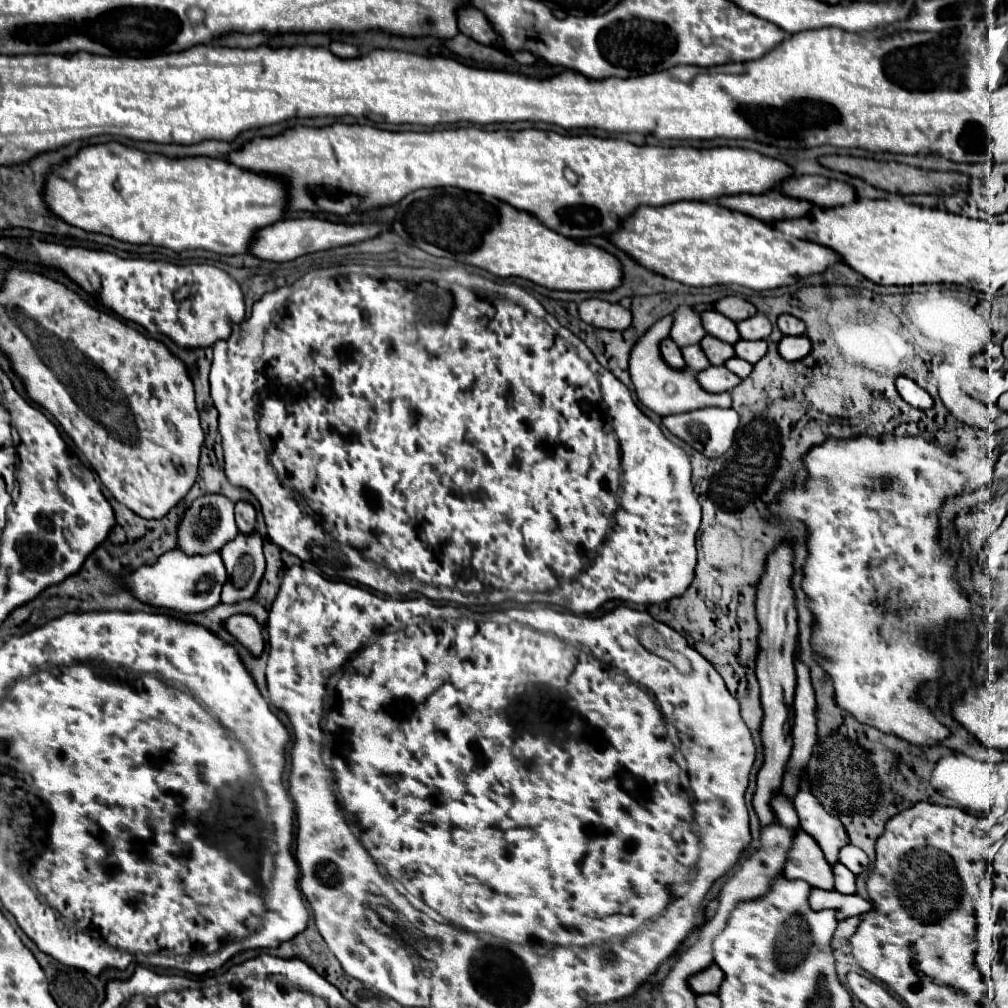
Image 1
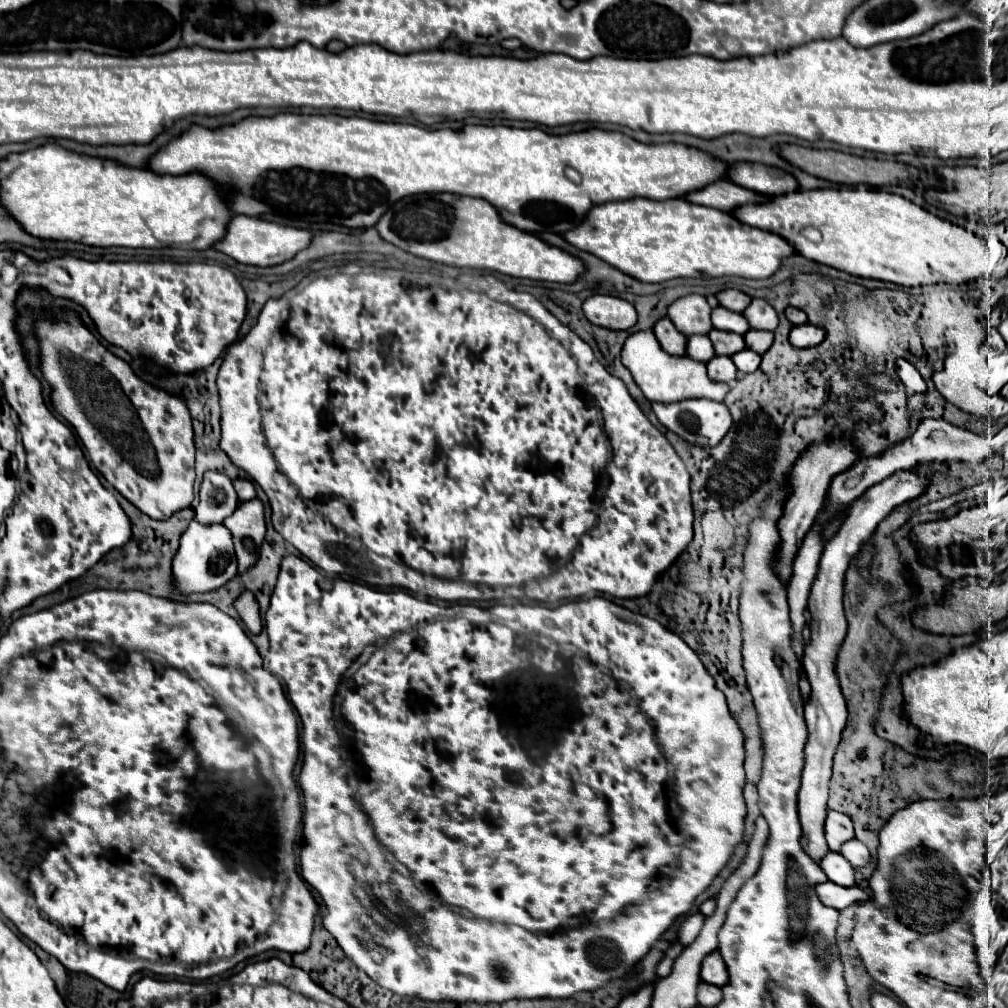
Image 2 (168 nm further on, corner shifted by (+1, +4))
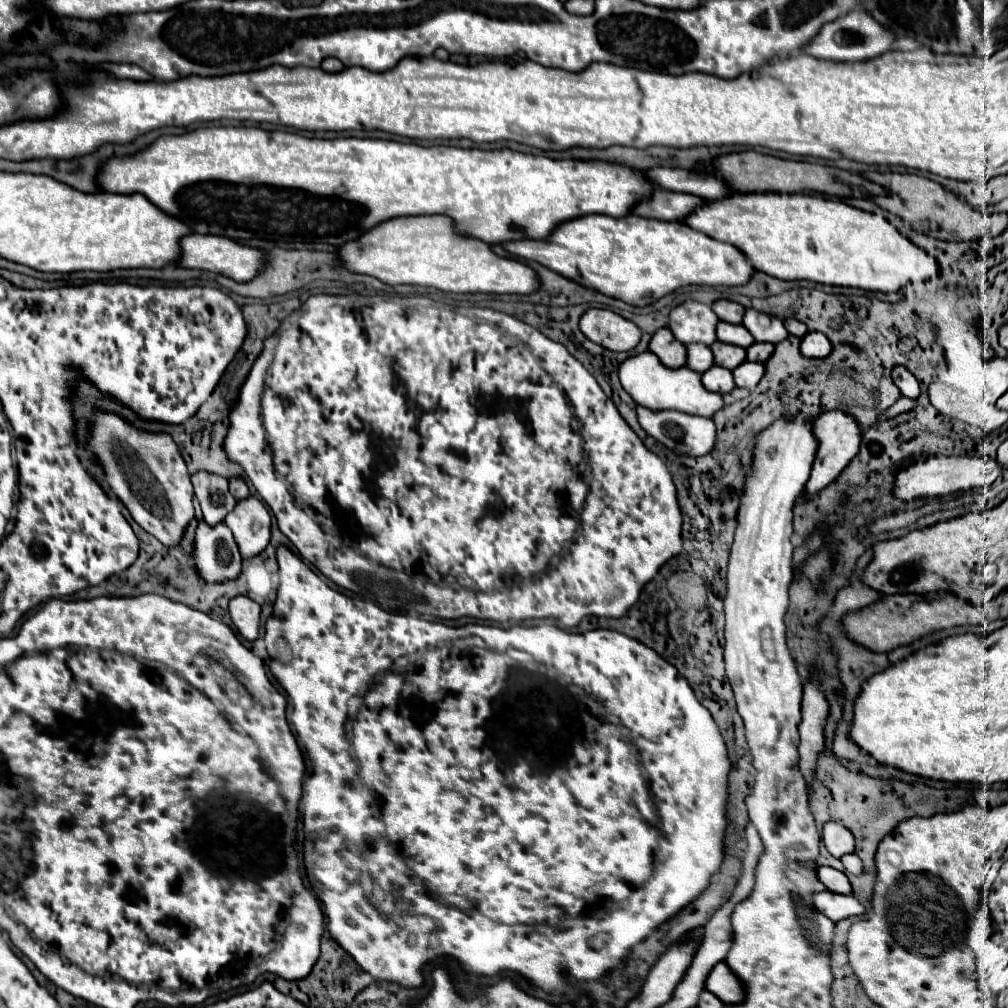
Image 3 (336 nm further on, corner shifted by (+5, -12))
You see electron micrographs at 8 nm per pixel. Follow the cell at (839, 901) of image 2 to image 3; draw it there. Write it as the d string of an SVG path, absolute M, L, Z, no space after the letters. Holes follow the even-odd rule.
M828 890L814 896L814 906L832 922L844 920L848 916L860 916L866 912L864 906L854 896L842 896L842 894L834 894Z

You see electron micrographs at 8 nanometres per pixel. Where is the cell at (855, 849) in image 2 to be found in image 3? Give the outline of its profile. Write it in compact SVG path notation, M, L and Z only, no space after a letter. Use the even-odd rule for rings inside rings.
M846 854L846 856L842 856L840 858L842 860L842 864L844 864L844 868L846 868L846 872L848 874L854 874L854 876L858 876L858 874L862 874L862 860L856 856L856 854Z

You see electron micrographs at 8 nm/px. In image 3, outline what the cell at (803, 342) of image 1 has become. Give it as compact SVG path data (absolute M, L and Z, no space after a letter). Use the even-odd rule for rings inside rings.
M808 332L800 342L800 352L806 358L826 358L830 350L830 340L822 332Z

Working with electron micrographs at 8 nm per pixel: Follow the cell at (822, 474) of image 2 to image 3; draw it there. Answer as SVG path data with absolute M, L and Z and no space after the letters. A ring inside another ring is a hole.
M824 412L822 416L818 416L814 420L812 432L818 442L818 448L816 448L816 458L812 464L810 480L804 490L806 498L814 498L818 492L822 492L828 484L832 484L838 478L838 472L842 472L846 468L846 464L850 464L850 460L854 460L854 456L858 454L858 446L862 440L862 432L854 424L854 418L846 416L844 412Z

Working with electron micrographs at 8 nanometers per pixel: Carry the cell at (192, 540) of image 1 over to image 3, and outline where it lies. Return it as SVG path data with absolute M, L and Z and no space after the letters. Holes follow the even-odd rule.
M202 470L192 476L192 486L194 486L196 498L200 500L204 522L208 526L220 524L226 518L226 514L234 510L236 500L228 492L226 478L216 476L216 474L208 474Z

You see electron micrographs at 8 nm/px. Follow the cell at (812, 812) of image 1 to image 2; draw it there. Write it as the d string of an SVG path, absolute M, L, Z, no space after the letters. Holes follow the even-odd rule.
M828 810L826 824L824 824L824 834L826 834L826 842L828 842L830 850L840 852L840 846L854 838L852 820L846 814L842 814L842 812Z

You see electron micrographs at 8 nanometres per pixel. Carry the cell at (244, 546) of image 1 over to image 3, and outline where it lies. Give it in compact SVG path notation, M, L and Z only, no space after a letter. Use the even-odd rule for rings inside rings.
M252 496L240 500L224 524L232 530L244 560L258 556L270 542L270 512Z

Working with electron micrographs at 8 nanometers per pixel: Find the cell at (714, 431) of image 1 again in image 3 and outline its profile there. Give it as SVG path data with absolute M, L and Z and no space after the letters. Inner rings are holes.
M638 406L638 422L640 426L658 442L662 442L664 446L668 446L670 450L674 450L676 454L684 454L684 456L704 456L708 452L714 450L716 444L716 424L712 418L702 418L702 416L692 416L692 414L684 414L684 412L676 412L676 410L660 410L660 412L652 412L648 408Z

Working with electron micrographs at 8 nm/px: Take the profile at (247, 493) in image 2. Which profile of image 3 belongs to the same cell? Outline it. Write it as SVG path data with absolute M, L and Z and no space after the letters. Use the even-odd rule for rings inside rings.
M230 478L230 494L236 498L236 500L244 500L248 494L248 486L244 480L240 478Z

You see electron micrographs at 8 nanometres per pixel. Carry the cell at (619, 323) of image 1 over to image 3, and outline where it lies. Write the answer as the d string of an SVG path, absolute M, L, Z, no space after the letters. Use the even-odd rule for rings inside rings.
M590 308L580 318L580 330L588 340L614 352L628 352L640 342L638 326L612 310Z

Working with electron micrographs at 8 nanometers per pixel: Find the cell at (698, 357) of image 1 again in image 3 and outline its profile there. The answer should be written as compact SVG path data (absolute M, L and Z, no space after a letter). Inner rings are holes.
M690 344L688 346L688 362L686 366L694 372L706 372L710 366L714 366L714 358L708 346L704 344Z

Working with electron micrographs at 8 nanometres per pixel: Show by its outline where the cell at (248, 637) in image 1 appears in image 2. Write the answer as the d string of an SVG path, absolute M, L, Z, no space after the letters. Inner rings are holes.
M244 592L244 594L234 602L234 608L238 610L240 620L246 624L246 628L248 628L252 634L260 634L260 630L262 630L260 606L258 606L258 600L254 600L254 594L252 594L252 592Z

